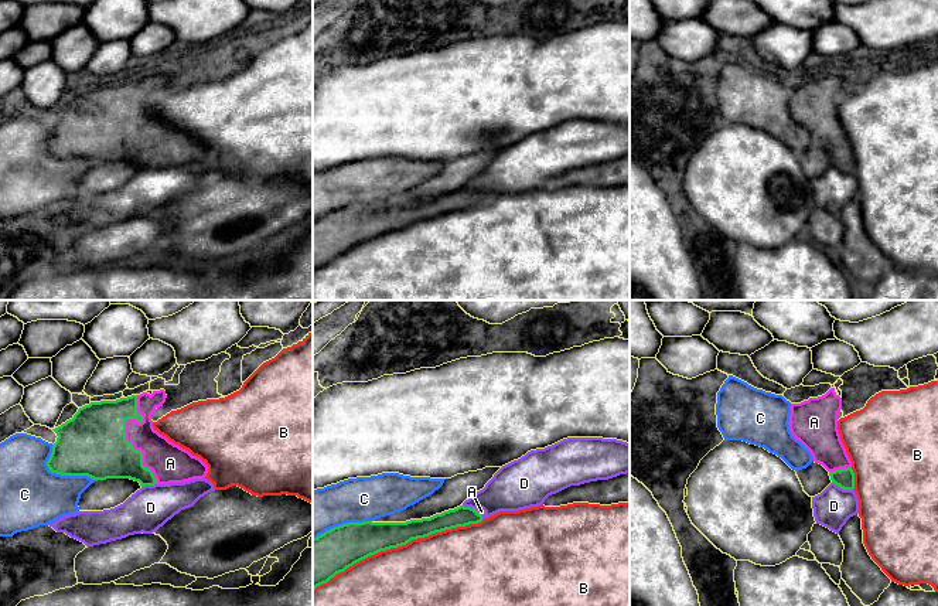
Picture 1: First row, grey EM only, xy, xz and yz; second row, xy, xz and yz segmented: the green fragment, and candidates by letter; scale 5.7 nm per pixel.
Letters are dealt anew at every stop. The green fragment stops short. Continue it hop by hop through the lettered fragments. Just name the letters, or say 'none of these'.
A

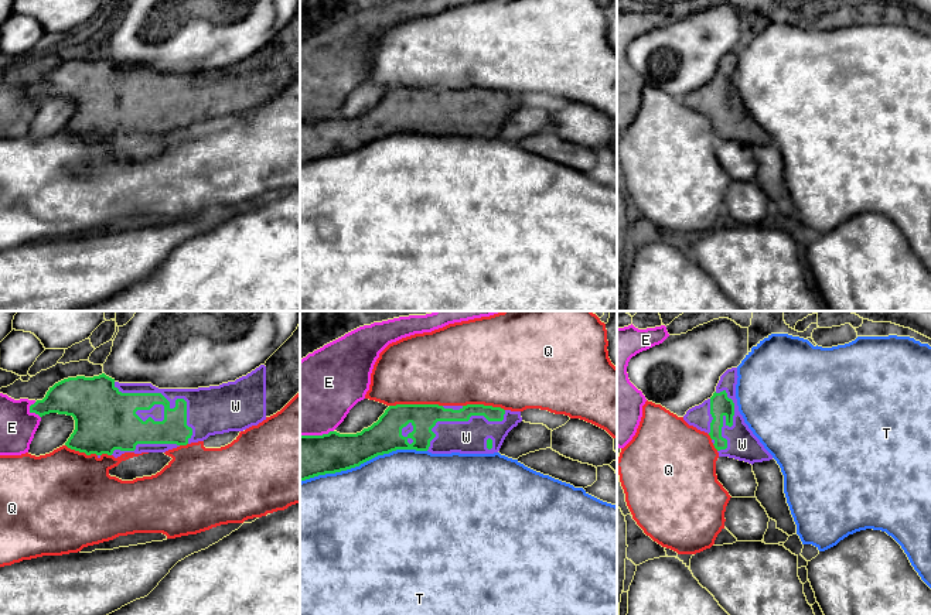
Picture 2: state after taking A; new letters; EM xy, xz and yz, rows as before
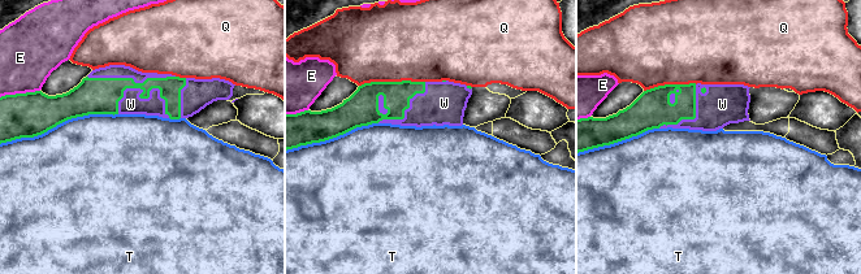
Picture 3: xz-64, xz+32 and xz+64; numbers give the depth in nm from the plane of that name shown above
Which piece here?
W

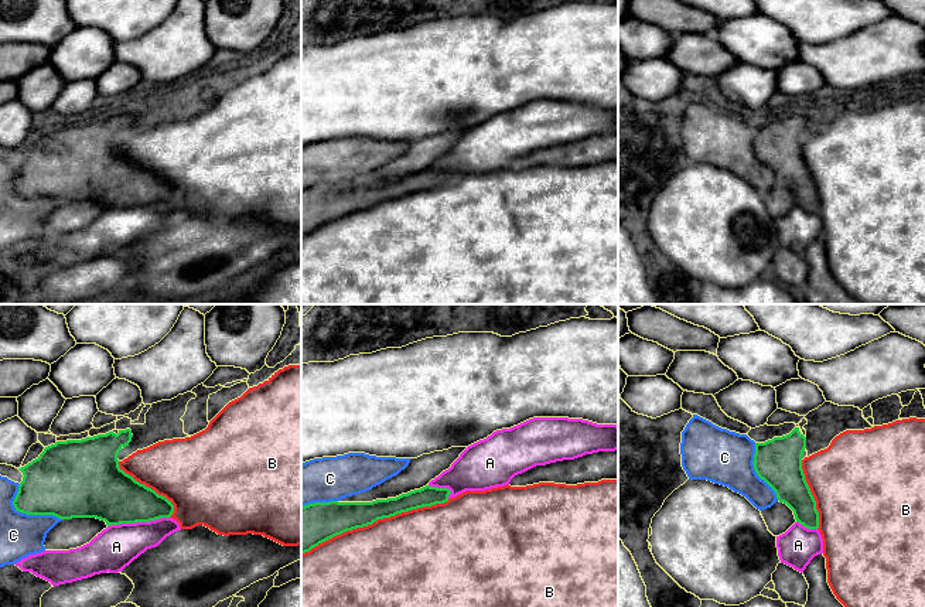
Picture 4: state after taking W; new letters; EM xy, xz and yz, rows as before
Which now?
none of these

